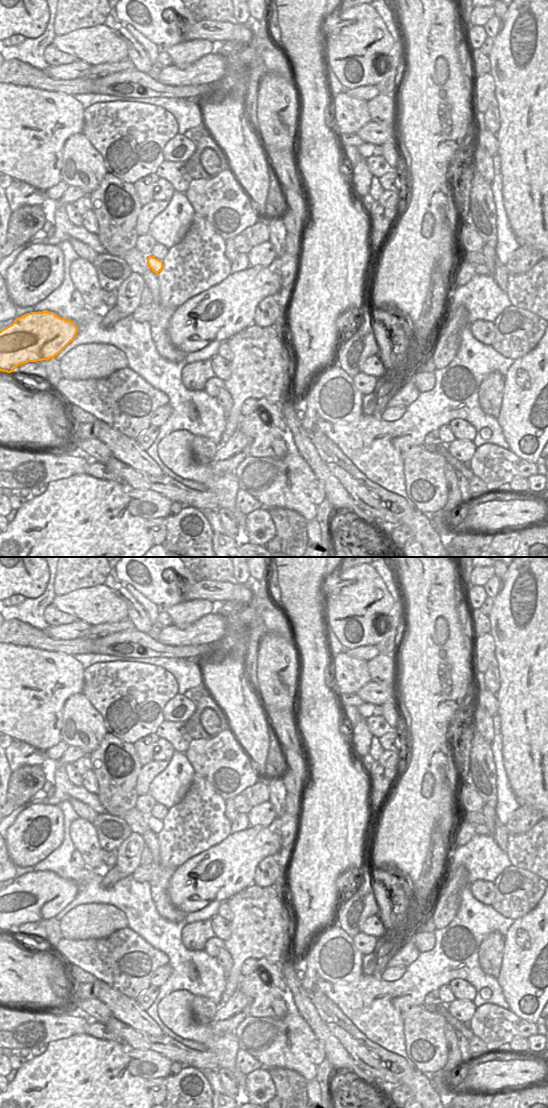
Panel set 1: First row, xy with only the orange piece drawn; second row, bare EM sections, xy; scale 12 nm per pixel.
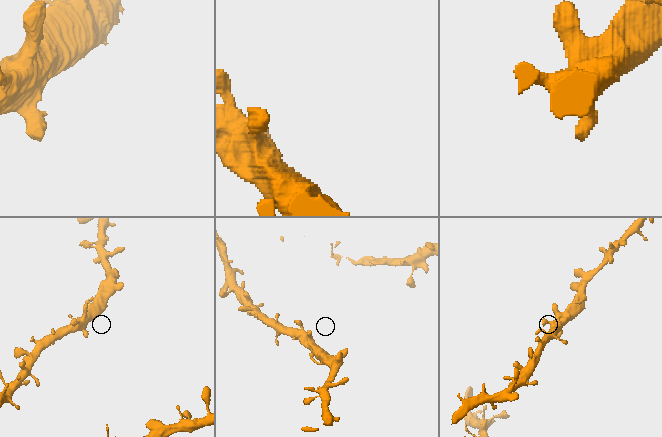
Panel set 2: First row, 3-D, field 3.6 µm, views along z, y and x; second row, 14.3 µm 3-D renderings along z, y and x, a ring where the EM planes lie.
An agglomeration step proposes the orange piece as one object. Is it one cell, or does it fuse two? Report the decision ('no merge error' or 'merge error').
no merge error

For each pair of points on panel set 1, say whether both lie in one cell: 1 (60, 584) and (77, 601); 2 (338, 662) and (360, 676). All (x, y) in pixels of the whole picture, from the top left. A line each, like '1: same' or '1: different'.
1: different
2: same

